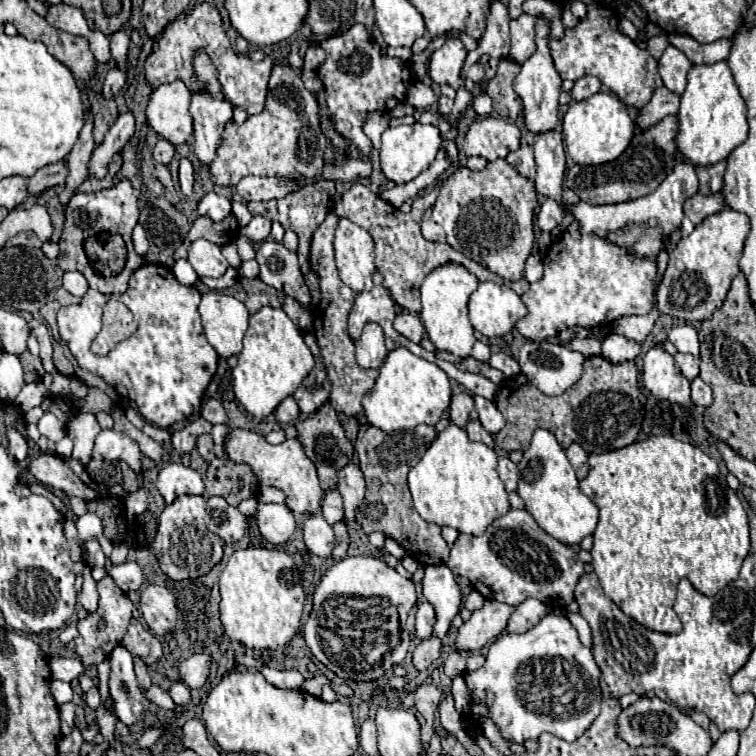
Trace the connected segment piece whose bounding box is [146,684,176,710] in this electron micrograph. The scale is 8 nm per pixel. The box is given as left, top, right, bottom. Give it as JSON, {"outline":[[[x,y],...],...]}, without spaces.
{"outline":[[[152,684],[152,686],[148,688],[146,698],[148,698],[150,702],[158,704],[158,706],[160,706],[160,708],[164,708],[164,710],[176,710],[176,704],[172,702],[170,694],[168,694],[166,690],[162,690],[160,686],[156,686],[156,684]]]}

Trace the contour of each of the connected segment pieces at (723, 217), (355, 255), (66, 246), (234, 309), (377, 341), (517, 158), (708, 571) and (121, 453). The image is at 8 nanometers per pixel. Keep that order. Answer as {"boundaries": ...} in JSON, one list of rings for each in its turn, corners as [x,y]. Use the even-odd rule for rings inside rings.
{"boundaries":[[[[724,208],[722,212],[704,218],[690,236],[682,238],[676,248],[672,248],[664,280],[658,288],[658,310],[686,322],[702,322],[712,318],[712,312],[722,306],[732,278],[740,272],[738,262],[748,232],[748,216],[732,208]]],[[[340,218],[334,234],[334,250],[342,282],[354,292],[370,290],[372,272],[376,270],[372,236],[348,218]]],[[[120,180],[114,188],[110,190],[102,190],[102,192],[96,192],[96,194],[74,194],[74,198],[70,200],[68,208],[66,208],[66,222],[64,222],[64,230],[62,230],[62,236],[60,236],[60,256],[58,256],[58,266],[62,270],[78,270],[84,274],[84,278],[88,280],[90,288],[94,290],[100,290],[102,294],[122,294],[126,288],[128,288],[128,278],[134,270],[138,270],[142,266],[142,260],[140,256],[134,252],[132,248],[132,228],[136,226],[138,222],[138,198],[134,194],[134,188],[130,184],[130,180]],[[110,228],[116,228],[116,232],[124,238],[126,242],[126,250],[128,250],[128,260],[126,260],[126,266],[122,268],[120,274],[112,276],[112,278],[104,278],[102,274],[94,272],[94,268],[90,266],[90,260],[84,252],[84,242],[96,234],[102,234],[102,232],[108,232]]],[[[208,292],[198,306],[202,326],[212,348],[222,356],[234,356],[242,350],[242,338],[248,330],[248,310],[234,296]]],[[[368,322],[364,326],[362,336],[356,340],[356,362],[362,368],[380,368],[388,356],[384,330],[376,326],[376,322]]],[[[524,144],[518,150],[514,150],[512,154],[508,154],[506,162],[528,178],[534,178],[534,174],[536,174],[536,160],[534,160],[530,144]]],[[[650,436],[618,450],[590,454],[588,464],[590,472],[580,482],[580,490],[600,510],[590,554],[606,596],[624,614],[650,630],[666,634],[680,632],[680,622],[672,608],[678,582],[688,578],[696,590],[712,596],[738,578],[742,560],[750,552],[748,516],[738,494],[726,484],[726,478],[710,456],[672,436]]],[[[102,430],[96,436],[92,456],[94,458],[104,458],[104,460],[110,460],[110,456],[114,456],[114,458],[124,460],[136,474],[142,472],[140,448],[136,446],[136,442],[132,442],[132,438],[116,432],[116,430]]]]}

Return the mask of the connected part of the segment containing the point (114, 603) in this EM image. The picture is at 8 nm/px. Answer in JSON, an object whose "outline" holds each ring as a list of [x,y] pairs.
{"outline":[[[104,576],[100,582],[98,582],[98,594],[100,594],[100,604],[98,604],[98,610],[94,614],[88,614],[84,620],[78,622],[78,632],[80,636],[74,638],[72,642],[66,644],[68,650],[76,652],[80,656],[80,660],[86,664],[86,666],[94,666],[98,662],[102,662],[104,658],[108,658],[108,654],[122,642],[122,636],[128,628],[128,622],[132,618],[132,602],[130,598],[126,596],[126,592],[122,592],[114,580],[110,576]]]}

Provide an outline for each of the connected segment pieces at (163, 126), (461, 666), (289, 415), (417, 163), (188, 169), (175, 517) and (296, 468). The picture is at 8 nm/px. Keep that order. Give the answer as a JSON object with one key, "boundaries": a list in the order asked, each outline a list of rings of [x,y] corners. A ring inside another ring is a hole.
{"boundaries":[[[[176,80],[172,84],[162,84],[156,88],[146,108],[150,126],[160,134],[160,138],[172,142],[174,146],[184,144],[192,134],[192,116],[188,102],[190,90],[182,80]]],[[[450,652],[446,656],[446,662],[444,662],[444,674],[454,678],[454,676],[464,674],[464,672],[466,672],[466,658],[460,652]]],[[[288,396],[286,400],[282,400],[282,402],[276,406],[274,416],[276,416],[276,420],[278,420],[278,422],[282,422],[282,424],[290,424],[290,422],[298,420],[300,410],[298,410],[296,400],[294,400],[292,396]]],[[[414,122],[414,124],[388,128],[382,134],[382,146],[380,146],[382,172],[384,172],[384,176],[388,180],[394,180],[398,184],[410,182],[434,162],[440,148],[442,148],[442,136],[440,136],[440,130],[436,126],[432,126],[432,124]]],[[[182,158],[180,160],[180,188],[182,188],[182,192],[186,196],[190,196],[192,186],[194,186],[194,168],[192,168],[192,162],[188,158]]],[[[180,496],[164,508],[158,520],[158,532],[154,538],[154,552],[158,554],[160,568],[170,580],[198,578],[212,570],[222,560],[222,540],[206,528],[206,498],[204,496]]],[[[236,428],[230,432],[230,438],[226,440],[226,452],[230,460],[246,462],[254,470],[260,486],[274,486],[282,490],[286,494],[286,504],[290,506],[292,512],[312,516],[320,510],[324,490],[318,484],[318,474],[316,474],[314,464],[306,458],[304,448],[296,438],[284,440],[282,444],[272,446],[264,440],[264,436]]]]}

